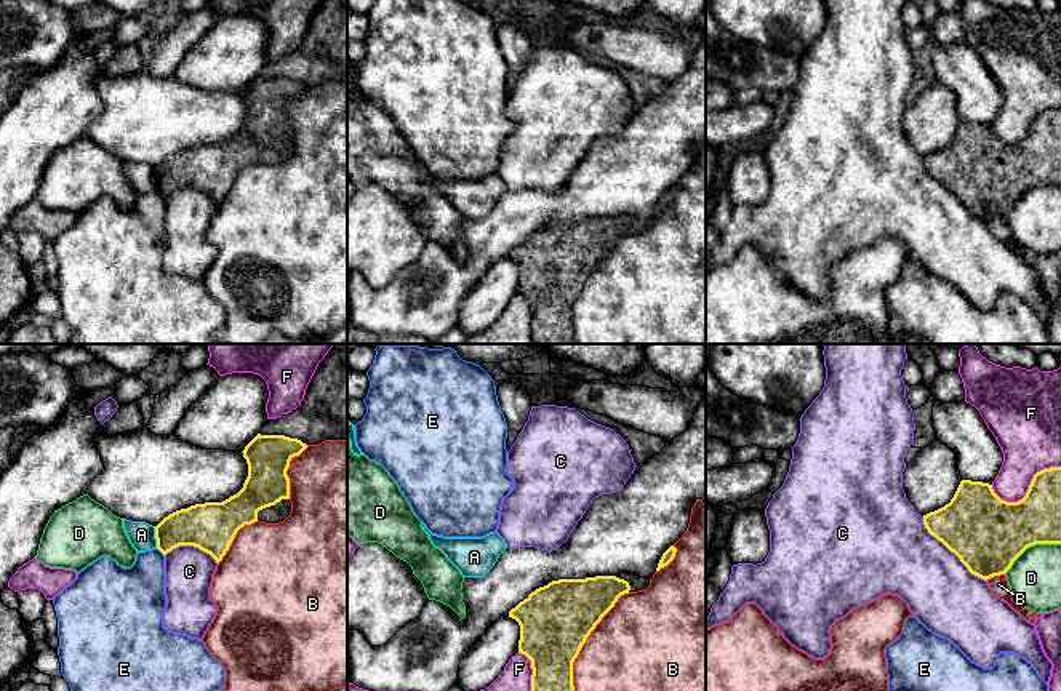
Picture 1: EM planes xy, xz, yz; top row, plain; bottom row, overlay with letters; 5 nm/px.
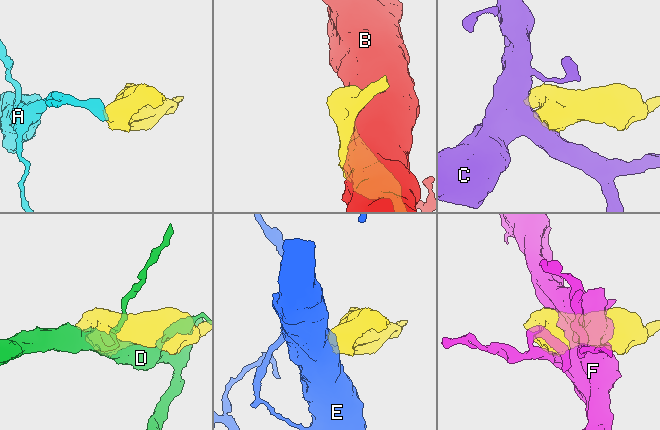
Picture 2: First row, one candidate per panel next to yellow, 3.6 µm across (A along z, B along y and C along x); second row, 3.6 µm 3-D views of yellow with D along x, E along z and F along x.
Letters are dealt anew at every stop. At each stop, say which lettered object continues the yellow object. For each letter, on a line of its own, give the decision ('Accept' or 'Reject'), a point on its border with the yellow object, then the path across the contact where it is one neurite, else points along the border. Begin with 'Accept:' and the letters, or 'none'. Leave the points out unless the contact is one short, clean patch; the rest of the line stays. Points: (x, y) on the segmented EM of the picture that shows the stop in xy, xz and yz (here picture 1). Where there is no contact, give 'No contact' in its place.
Accept: none
A: Reject. Touches yellow at xy (156, 538). Boundary: xy (154, 527), (157, 547)
B: Reject. Touches yellow at xz (586, 639)
C: Reject. Touches yellow at yz (951, 551)
D: Reject. Touches yellow at yz (1031, 544)
E: Reject. Touches yellow at xy (160, 551). Boundary: xy (157, 547), (164, 554)
F: Reject. Touches yellow at yz (1028, 490)

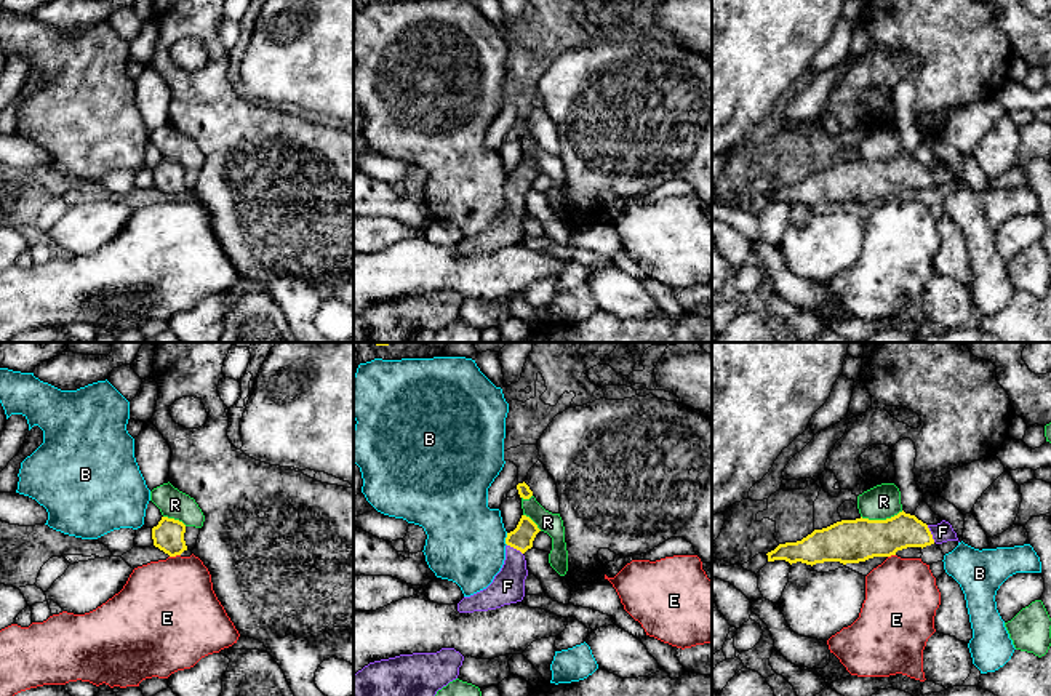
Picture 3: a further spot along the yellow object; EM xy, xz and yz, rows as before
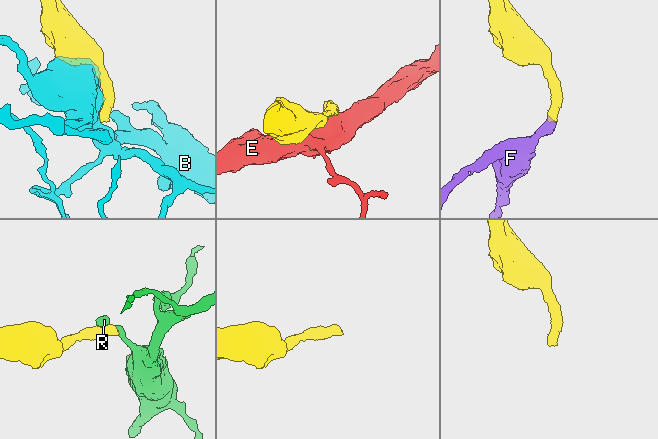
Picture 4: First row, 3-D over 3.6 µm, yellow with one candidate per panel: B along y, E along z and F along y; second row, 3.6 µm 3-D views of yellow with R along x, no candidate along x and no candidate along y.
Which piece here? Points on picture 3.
Accept: F
B: Reject. Touches yellow at xz (506, 540)
E: Reject. Touches yellow at xy (175, 556). Boundary: xy (179, 554), (170, 557)
F: Accept. Touches yellow at yz (930, 533). Path across: yz (880, 538), (895, 533), (930, 533), (943, 532)
R: Reject. Touches yellow at yz (882, 520). Boundary: yz (903, 511), (885, 519), (861, 517)

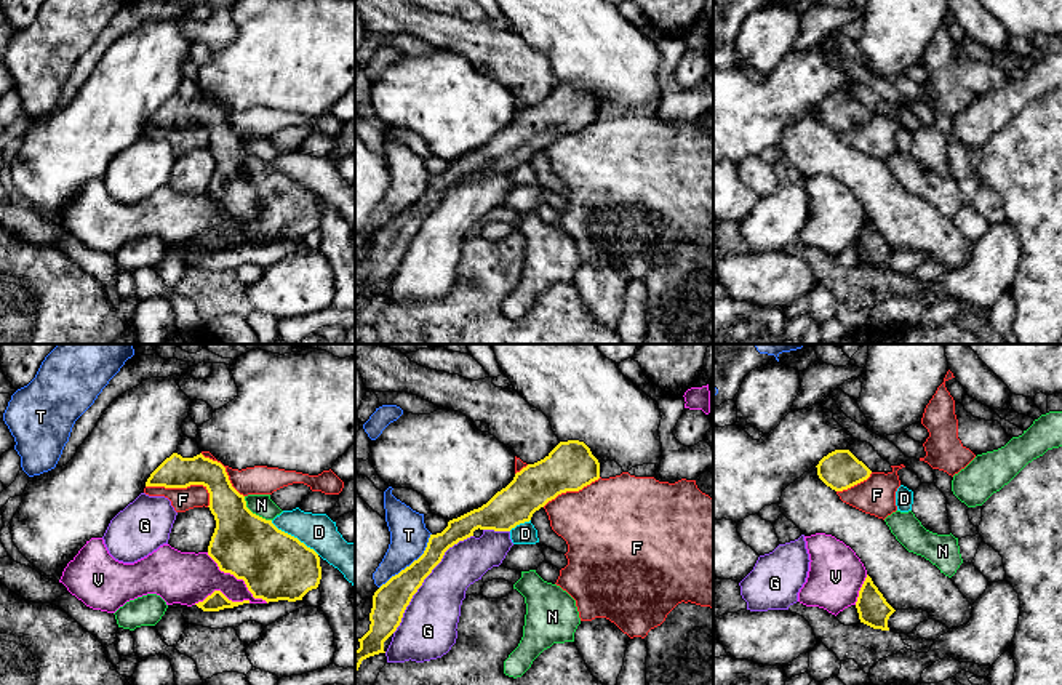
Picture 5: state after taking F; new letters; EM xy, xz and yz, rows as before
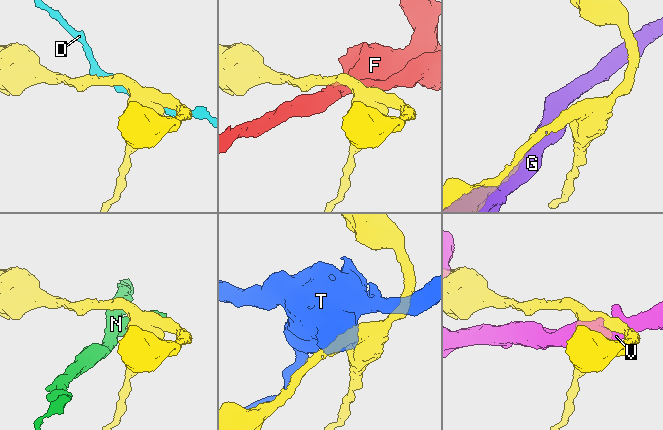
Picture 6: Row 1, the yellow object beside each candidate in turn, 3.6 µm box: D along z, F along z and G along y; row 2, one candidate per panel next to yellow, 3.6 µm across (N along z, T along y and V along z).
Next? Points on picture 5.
Accept: none
D: Reject. Touches yellow at xy (293, 536)
F: Reject. Touches yellow at xy (184, 487)
G: Reject. Touches yellow at xz (424, 578)
N: Reject. Touches yellow at xy (255, 514)
T: Reject. Touches yellow at xz (411, 564). Boundary: xz (431, 533), (426, 549), (379, 588)
V: Reject. Touches yellow at xy (239, 578)

